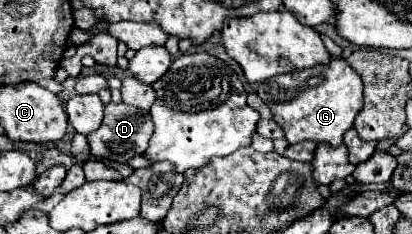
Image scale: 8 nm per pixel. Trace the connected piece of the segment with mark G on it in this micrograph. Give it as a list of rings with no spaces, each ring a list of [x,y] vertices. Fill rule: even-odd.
[[[330,57],[330,63],[276,75],[258,85],[260,99],[272,111],[272,117],[282,125],[290,143],[316,141],[338,147],[342,135],[354,125],[356,113],[362,109],[362,79],[344,57]]]

